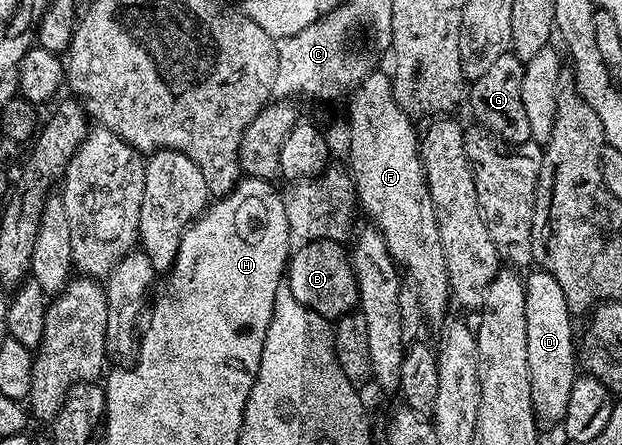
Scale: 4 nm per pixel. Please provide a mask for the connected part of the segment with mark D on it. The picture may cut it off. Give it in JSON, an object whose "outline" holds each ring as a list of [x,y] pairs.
{"outline":[[[535,268],[530,271],[531,275],[526,275],[523,287],[525,288],[525,345],[527,351],[527,358],[529,360],[529,384],[531,385],[531,399],[533,400],[533,408],[535,409],[536,419],[540,423],[555,422],[555,424],[562,423],[565,416],[565,408],[569,408],[569,392],[573,392],[573,384],[577,377],[577,369],[575,370],[575,330],[571,327],[571,318],[573,312],[569,308],[569,304],[565,300],[565,292],[561,292],[561,284],[557,284],[557,280],[553,280],[553,276],[548,270],[542,268]]]}

